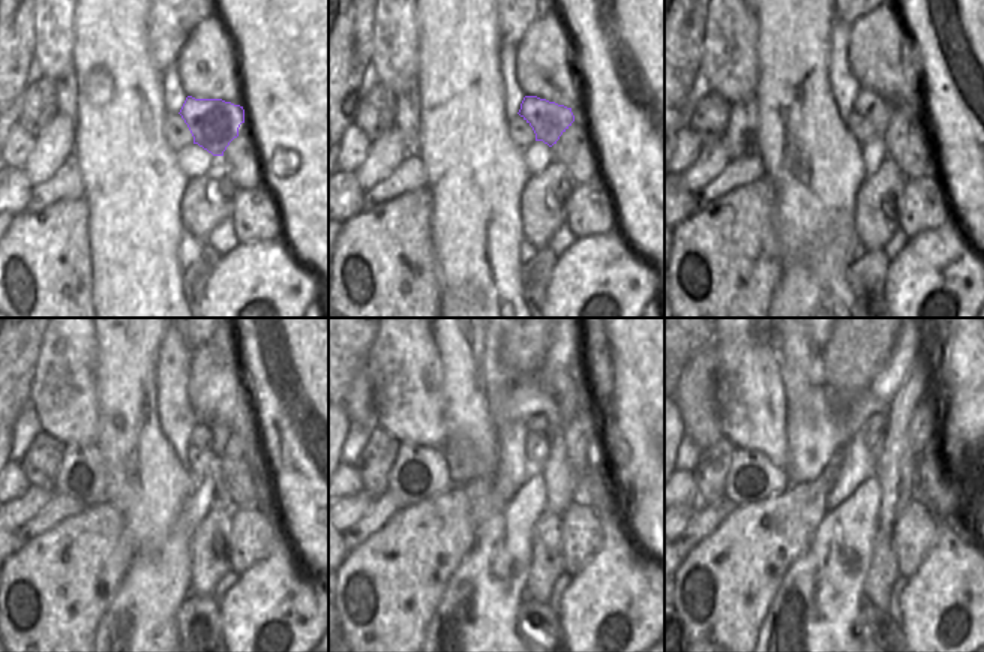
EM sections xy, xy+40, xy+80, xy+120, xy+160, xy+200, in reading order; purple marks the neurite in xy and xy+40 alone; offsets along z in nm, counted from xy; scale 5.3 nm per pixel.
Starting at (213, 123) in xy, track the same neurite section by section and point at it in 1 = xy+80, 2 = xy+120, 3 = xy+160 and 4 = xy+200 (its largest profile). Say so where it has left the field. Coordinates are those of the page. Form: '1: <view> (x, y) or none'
1: xy+80 (870, 105)
2: xy+120 (200, 435)
3: xy+160 (537, 424)
4: xy+200 (876, 424)

